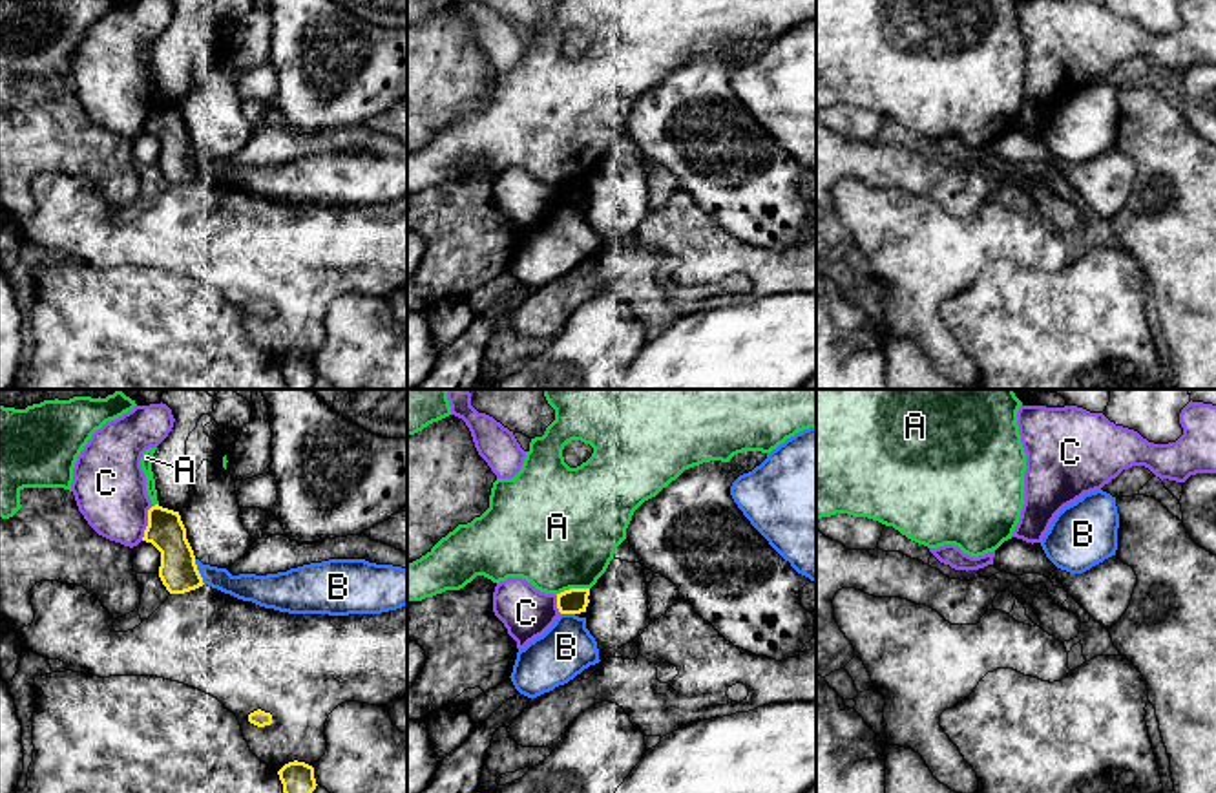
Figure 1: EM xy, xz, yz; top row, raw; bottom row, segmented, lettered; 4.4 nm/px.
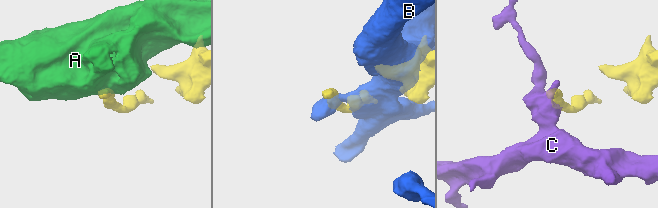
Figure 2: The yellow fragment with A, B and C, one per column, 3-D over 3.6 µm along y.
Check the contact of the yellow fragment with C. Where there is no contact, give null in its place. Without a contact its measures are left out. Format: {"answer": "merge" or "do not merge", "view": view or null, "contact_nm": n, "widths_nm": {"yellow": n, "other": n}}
{"answer": "do not merge", "view": "xy", "contact_nm": 170, "widths_nm": {"yellow": 170, "other": 320}}

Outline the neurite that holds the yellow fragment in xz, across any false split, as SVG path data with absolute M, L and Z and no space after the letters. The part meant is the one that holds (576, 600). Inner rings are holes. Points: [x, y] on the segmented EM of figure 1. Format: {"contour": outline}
{"contour": "M570 588L557 594L557 608L561 614L581 614L586 612L590 603L590 588Z"}

